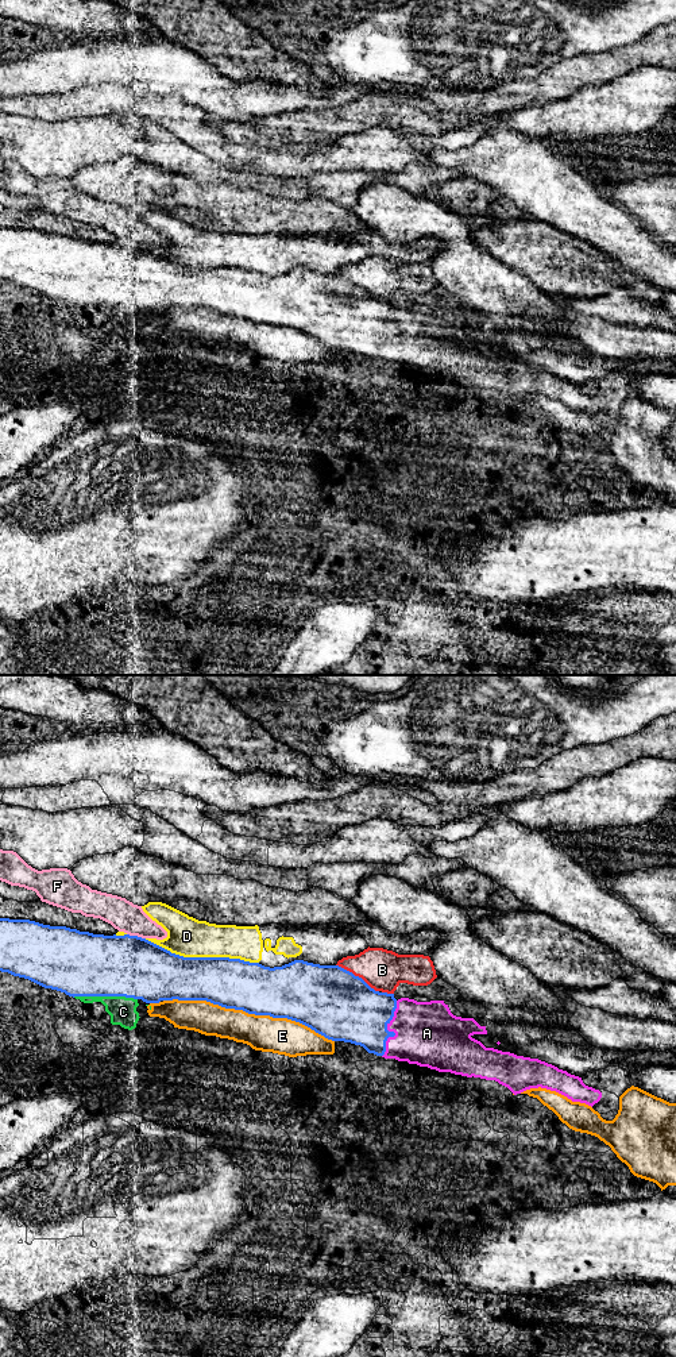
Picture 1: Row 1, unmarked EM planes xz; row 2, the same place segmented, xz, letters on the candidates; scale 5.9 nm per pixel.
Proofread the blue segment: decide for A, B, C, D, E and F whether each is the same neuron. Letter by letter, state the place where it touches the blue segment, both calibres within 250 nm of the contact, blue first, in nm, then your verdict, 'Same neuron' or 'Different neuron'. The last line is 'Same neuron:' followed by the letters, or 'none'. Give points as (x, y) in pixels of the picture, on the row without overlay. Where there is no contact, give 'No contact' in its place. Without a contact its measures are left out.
A: Touches blue at xz (390, 340). Thickness 360 nm (blue) against 380 nm. Same neuron
B: Touches blue at xz (358, 285). Thickness 400 nm (blue) against 240 nm. Different neuron
C: Touches blue at xz (105, 304). Thickness 380 nm (blue) against 160 nm. Different neuron
D: Touches blue at xz (201, 266). Thickness 300 nm (blue) against 240 nm. Different neuron
E: Touches blue at xz (248, 322). Thickness 300 nm (blue) against 220 nm. Different neuron
F: Touches blue at xz (136, 245). Thickness 360 nm (blue) against 180 nm. Different neuron
Same neuron: A

